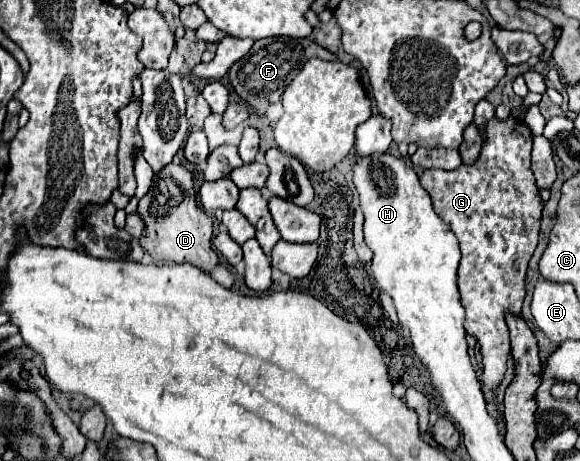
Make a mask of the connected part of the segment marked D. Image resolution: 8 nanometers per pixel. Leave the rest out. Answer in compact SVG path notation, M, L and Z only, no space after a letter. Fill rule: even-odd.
M170 163L156 173L150 191L138 203L138 213L146 221L142 247L152 253L154 261L188 261L200 269L212 269L218 263L218 255L212 249L212 219L198 207L192 175L184 165Z

